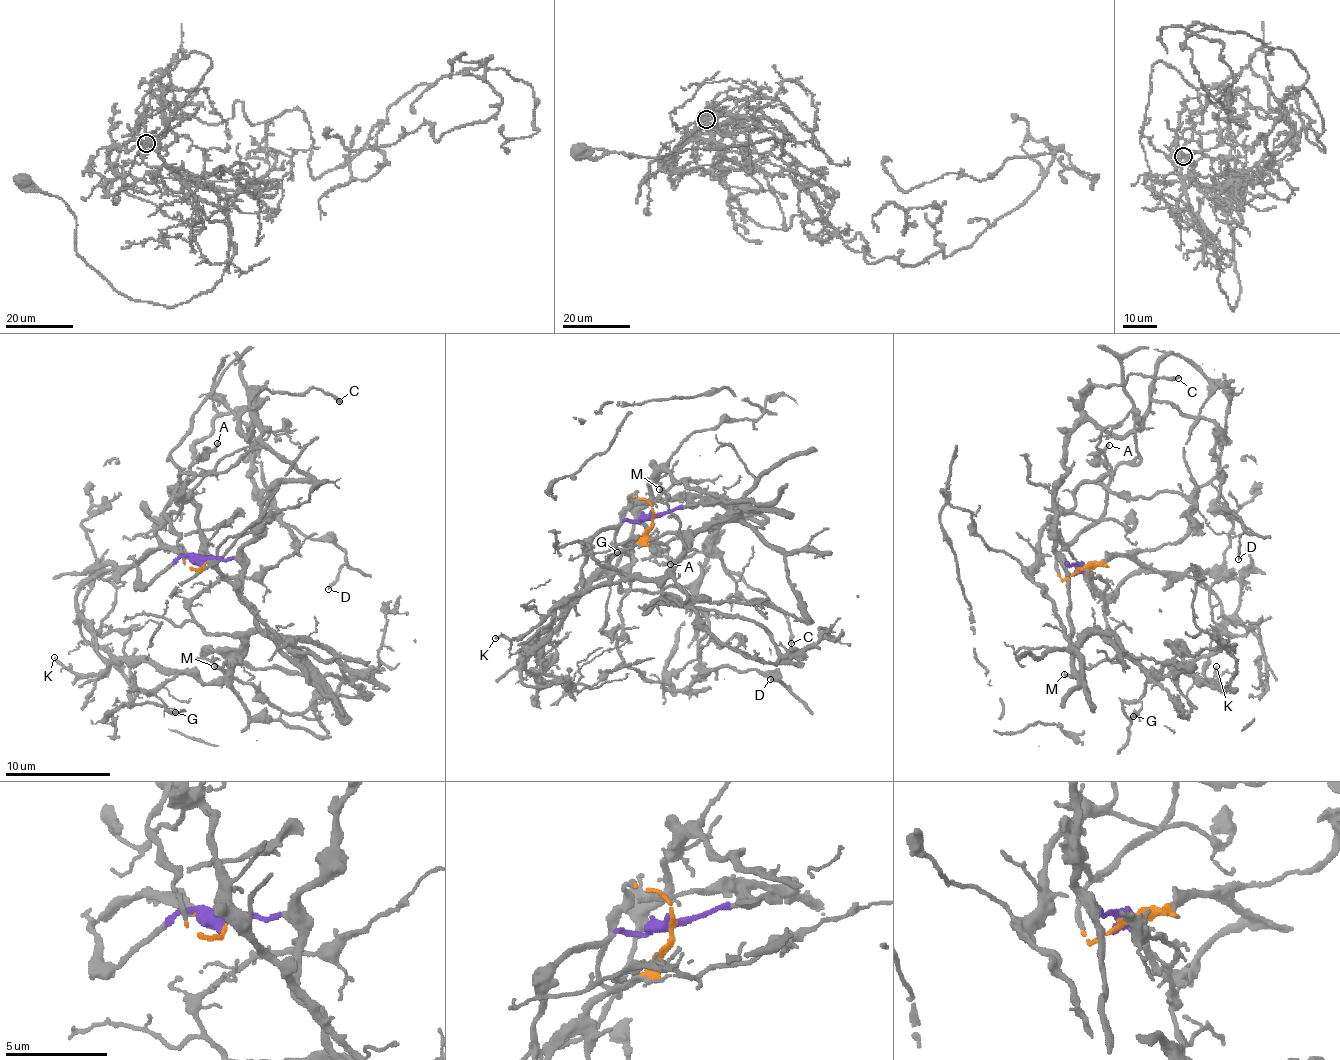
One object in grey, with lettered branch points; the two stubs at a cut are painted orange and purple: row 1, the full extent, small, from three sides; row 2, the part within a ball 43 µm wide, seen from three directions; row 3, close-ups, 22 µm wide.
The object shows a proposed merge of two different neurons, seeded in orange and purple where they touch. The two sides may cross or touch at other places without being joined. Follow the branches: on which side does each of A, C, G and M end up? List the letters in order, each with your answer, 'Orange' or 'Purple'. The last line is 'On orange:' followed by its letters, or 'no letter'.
A: Orange
C: Purple
G: Purple
M: Purple
On orange: A

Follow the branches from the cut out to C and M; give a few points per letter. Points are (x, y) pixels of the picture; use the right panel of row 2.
C: (1076, 570), (1055, 548), (1054, 492), (1084, 398), (1095, 386), (1122, 384), (1130, 375), (1179, 379)
M: (1076, 570), (1066, 567), (1070, 641), (1100, 632), (1119, 654), (1114, 662), (1098, 660), (1065, 673)

